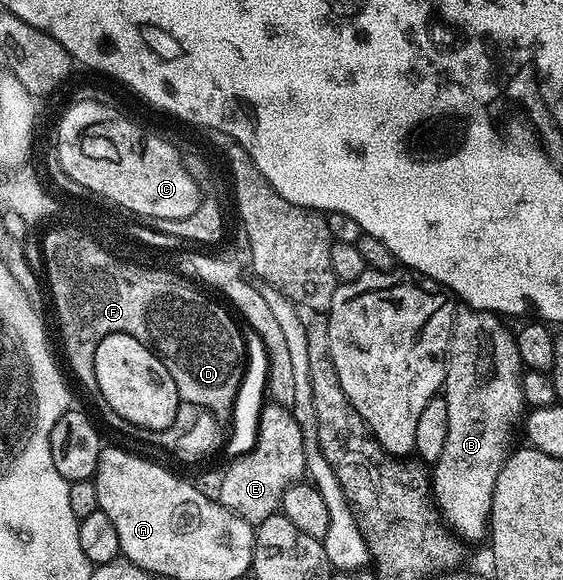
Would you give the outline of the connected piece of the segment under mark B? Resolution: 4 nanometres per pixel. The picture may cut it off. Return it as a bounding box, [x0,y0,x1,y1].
[429,308,525,542]

